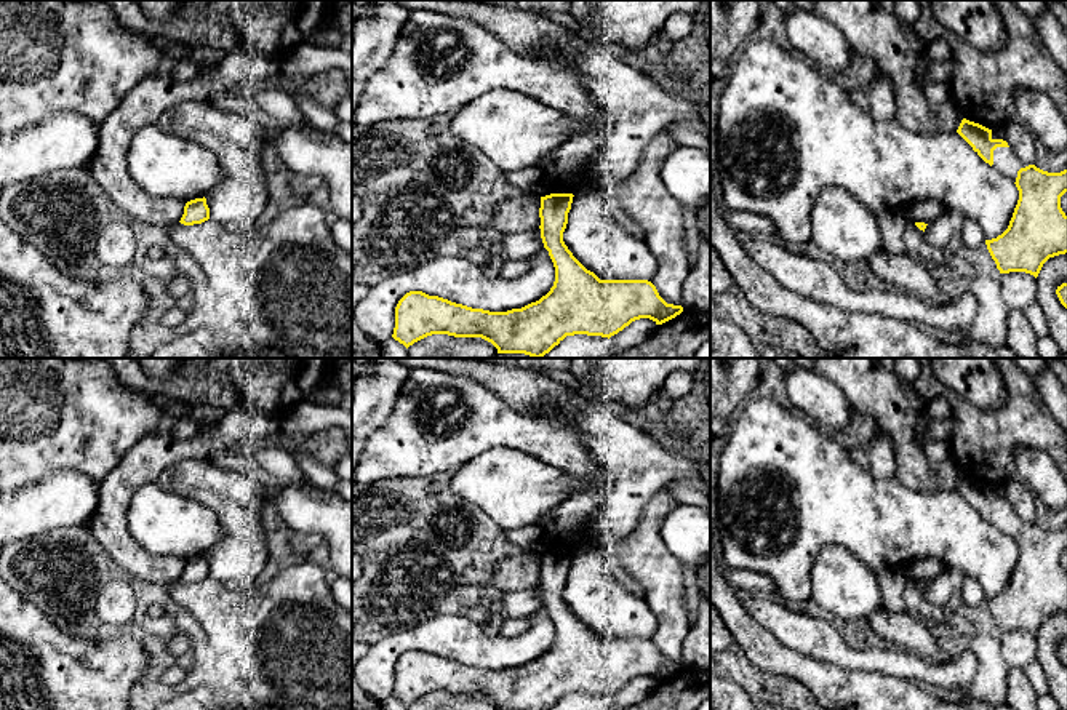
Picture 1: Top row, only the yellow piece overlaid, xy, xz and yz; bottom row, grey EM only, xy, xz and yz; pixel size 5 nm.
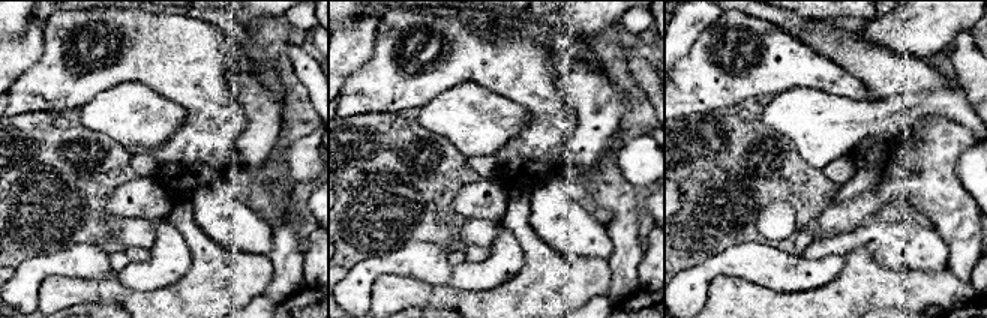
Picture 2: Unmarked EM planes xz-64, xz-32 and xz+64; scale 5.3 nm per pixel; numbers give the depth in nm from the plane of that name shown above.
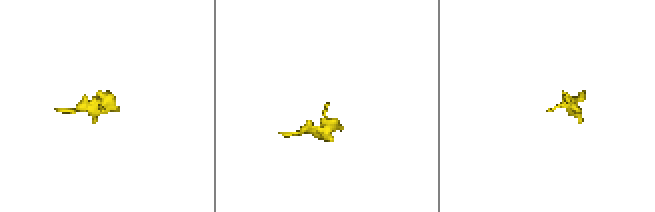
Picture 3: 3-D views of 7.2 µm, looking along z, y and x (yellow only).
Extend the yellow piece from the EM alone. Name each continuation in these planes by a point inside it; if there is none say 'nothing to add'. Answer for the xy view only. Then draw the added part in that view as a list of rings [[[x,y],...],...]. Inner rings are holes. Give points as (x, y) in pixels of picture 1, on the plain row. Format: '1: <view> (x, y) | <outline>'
nothing to add

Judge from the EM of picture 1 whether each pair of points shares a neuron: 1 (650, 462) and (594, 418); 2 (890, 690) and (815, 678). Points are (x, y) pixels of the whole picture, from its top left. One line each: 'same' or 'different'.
1: same
2: same

